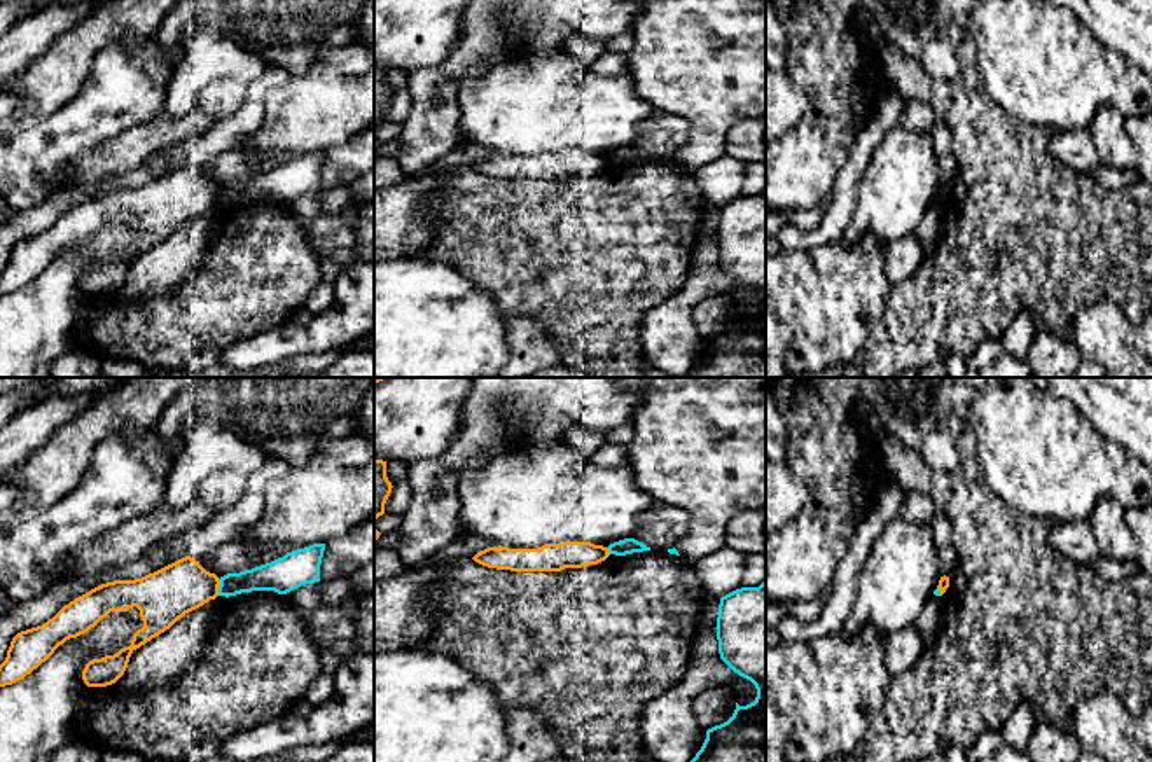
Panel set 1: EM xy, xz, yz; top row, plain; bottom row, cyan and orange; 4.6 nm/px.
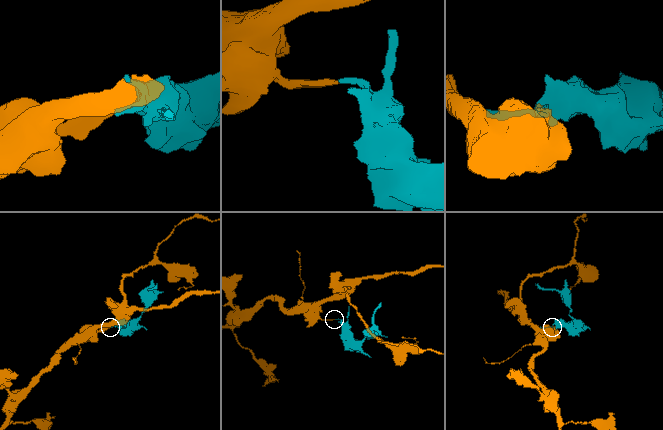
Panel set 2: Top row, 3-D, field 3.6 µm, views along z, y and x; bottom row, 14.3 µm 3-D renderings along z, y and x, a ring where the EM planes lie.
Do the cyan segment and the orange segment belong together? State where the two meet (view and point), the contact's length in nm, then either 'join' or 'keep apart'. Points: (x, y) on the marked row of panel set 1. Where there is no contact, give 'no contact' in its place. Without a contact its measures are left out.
xy (219, 588) | 80 nm | keep apart

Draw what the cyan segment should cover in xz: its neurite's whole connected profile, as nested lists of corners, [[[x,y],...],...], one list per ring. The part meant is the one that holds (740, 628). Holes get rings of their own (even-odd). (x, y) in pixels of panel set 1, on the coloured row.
[[[766,578],[759,587],[741,587],[722,596],[717,615],[720,659],[755,685],[757,697],[746,706],[736,703],[727,722],[708,729],[691,762],[766,762]]]

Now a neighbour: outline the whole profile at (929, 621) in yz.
[[[932,596],[925,605],[916,626],[925,645],[930,645],[939,631],[940,622],[940,596]]]

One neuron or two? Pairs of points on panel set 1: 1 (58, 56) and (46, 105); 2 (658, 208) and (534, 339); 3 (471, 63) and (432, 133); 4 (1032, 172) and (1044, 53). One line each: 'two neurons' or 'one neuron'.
1: one neuron
2: two neurons
3: one neuron
4: two neurons

